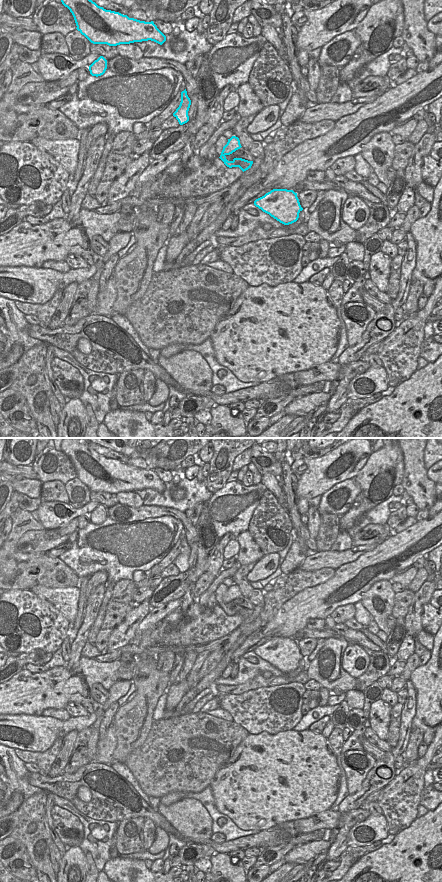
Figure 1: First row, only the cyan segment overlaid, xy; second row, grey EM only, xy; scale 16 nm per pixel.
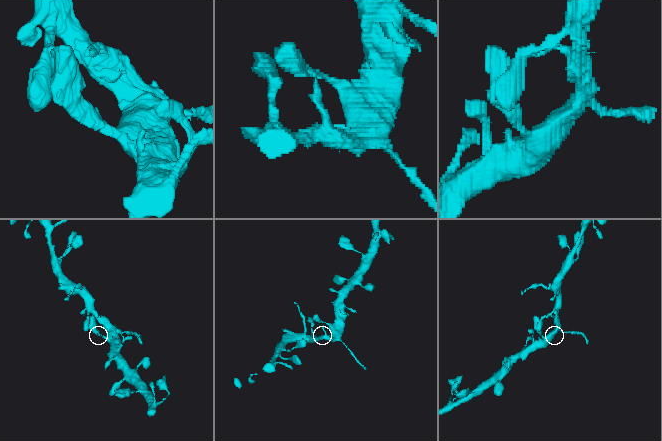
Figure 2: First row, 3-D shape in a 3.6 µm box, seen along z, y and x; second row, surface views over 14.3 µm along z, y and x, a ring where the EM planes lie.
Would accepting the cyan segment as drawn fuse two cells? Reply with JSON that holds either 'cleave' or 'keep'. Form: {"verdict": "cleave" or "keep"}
{"verdict": "keep"}

